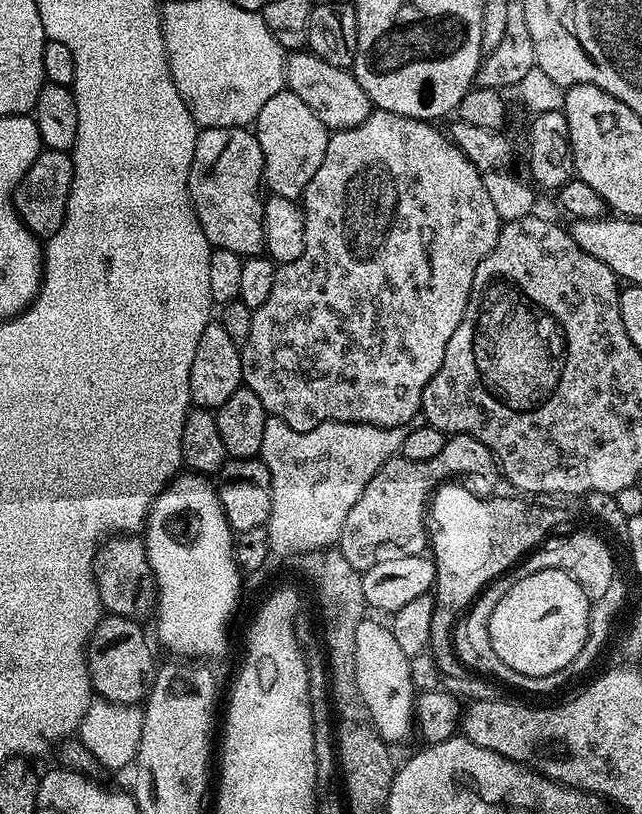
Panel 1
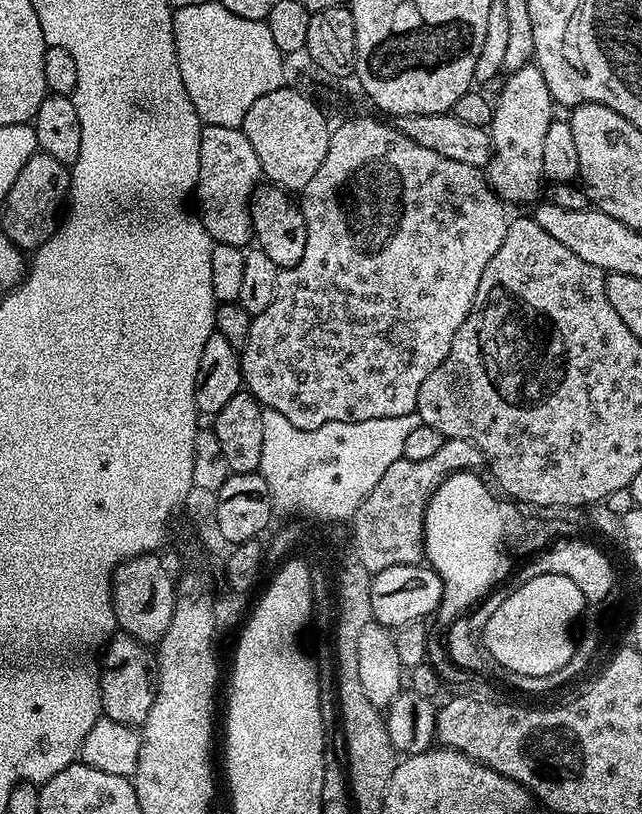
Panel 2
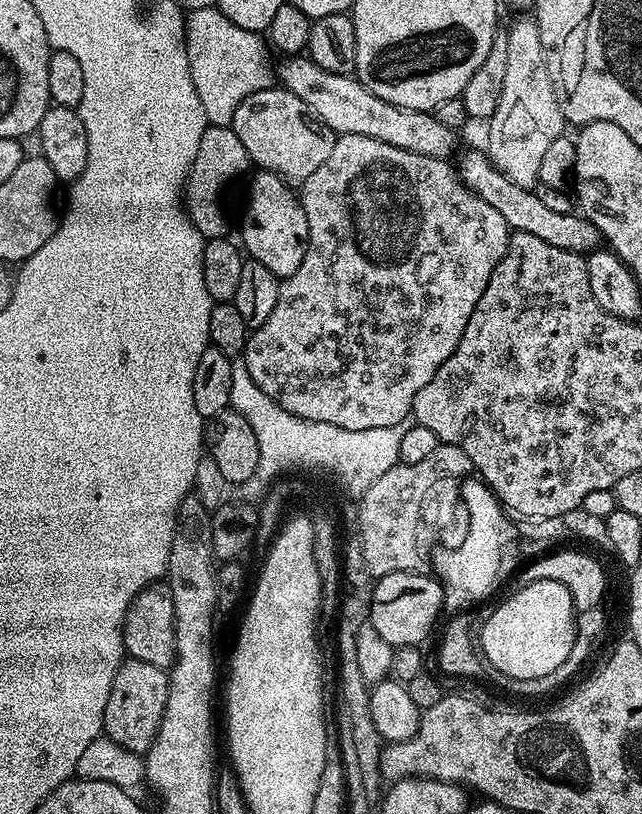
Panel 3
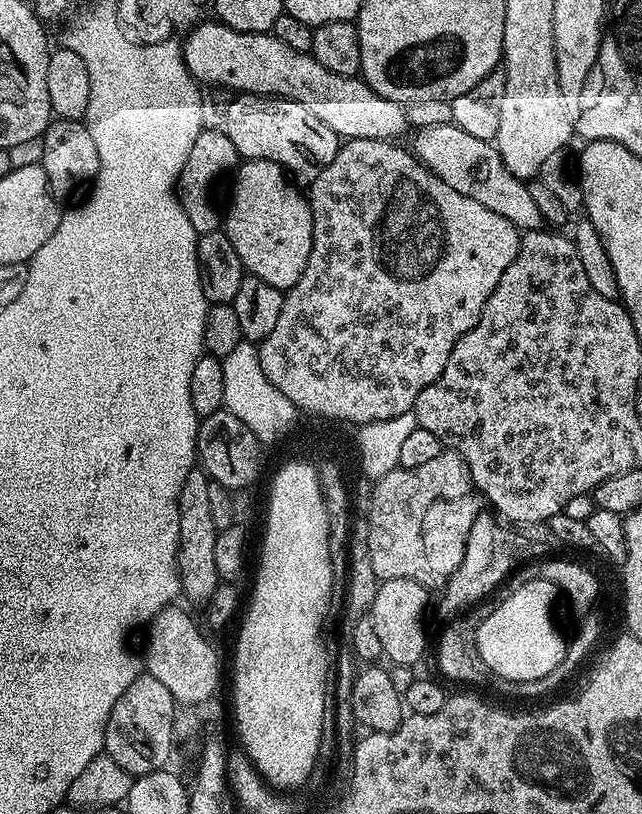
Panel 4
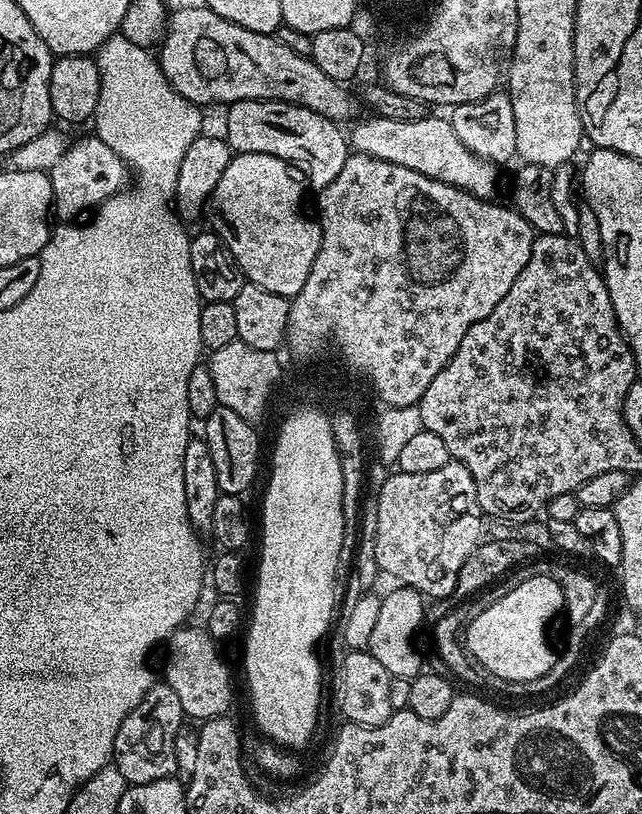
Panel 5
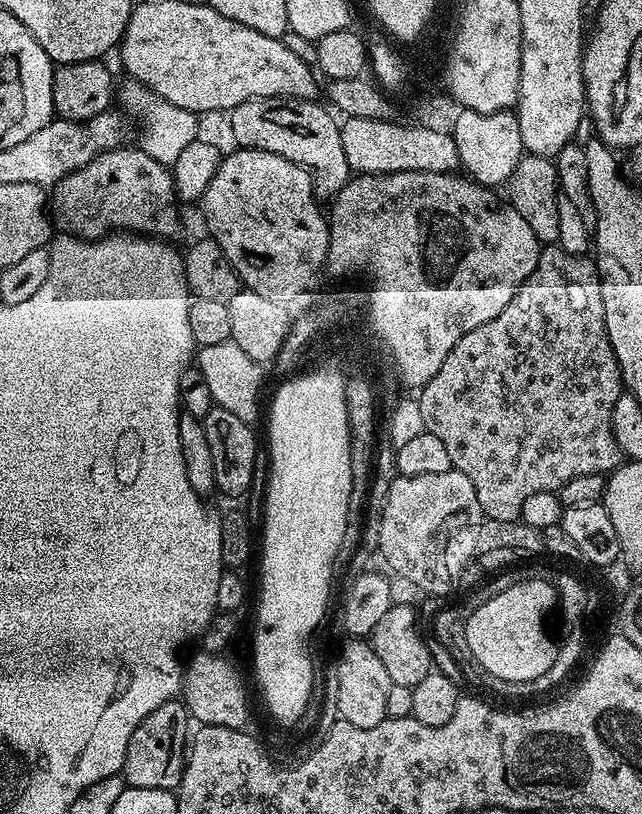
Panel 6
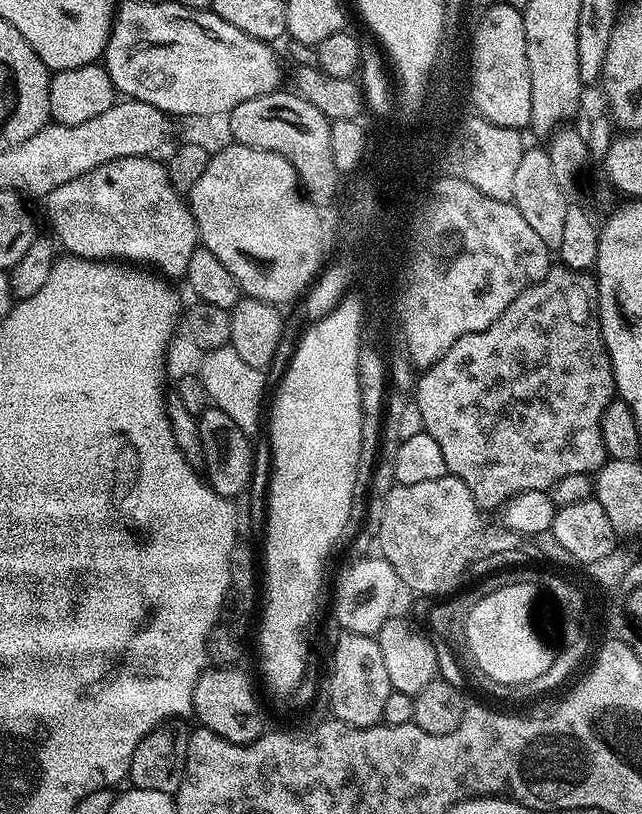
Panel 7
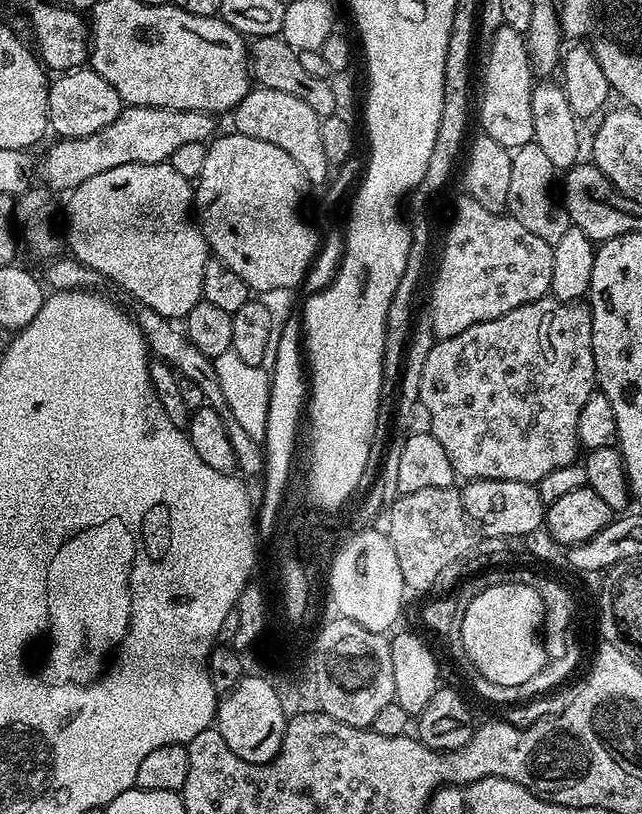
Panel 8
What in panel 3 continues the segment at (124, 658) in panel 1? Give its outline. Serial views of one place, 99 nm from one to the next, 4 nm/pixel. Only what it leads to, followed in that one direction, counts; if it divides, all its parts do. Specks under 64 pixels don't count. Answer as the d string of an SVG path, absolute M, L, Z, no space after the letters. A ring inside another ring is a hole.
M125 659L121 663L118 674L114 674L114 686L110 686L110 698L106 698L106 710L104 711L103 735L112 740L118 746L137 754L146 754L152 745L152 739L158 734L162 714L166 710L166 698L168 697L168 672L158 666L150 666L150 662Z

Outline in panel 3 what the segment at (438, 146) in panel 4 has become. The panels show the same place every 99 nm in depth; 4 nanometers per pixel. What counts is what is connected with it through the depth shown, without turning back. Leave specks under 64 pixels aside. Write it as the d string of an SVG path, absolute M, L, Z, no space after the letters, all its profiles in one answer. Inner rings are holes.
M487 151L466 153L460 164L458 163L458 171L460 181L474 194L478 194L482 202L490 202L490 206L494 206L494 210L498 210L498 214L506 218L512 232L534 234L534 238L542 238L542 242L550 242L550 246L558 246L558 250L570 250L581 254L591 252L601 243L601 233L589 222L587 216L575 211L570 214L558 214L554 210L549 210L533 189L518 186L518 182L510 182L506 174L493 168Z

